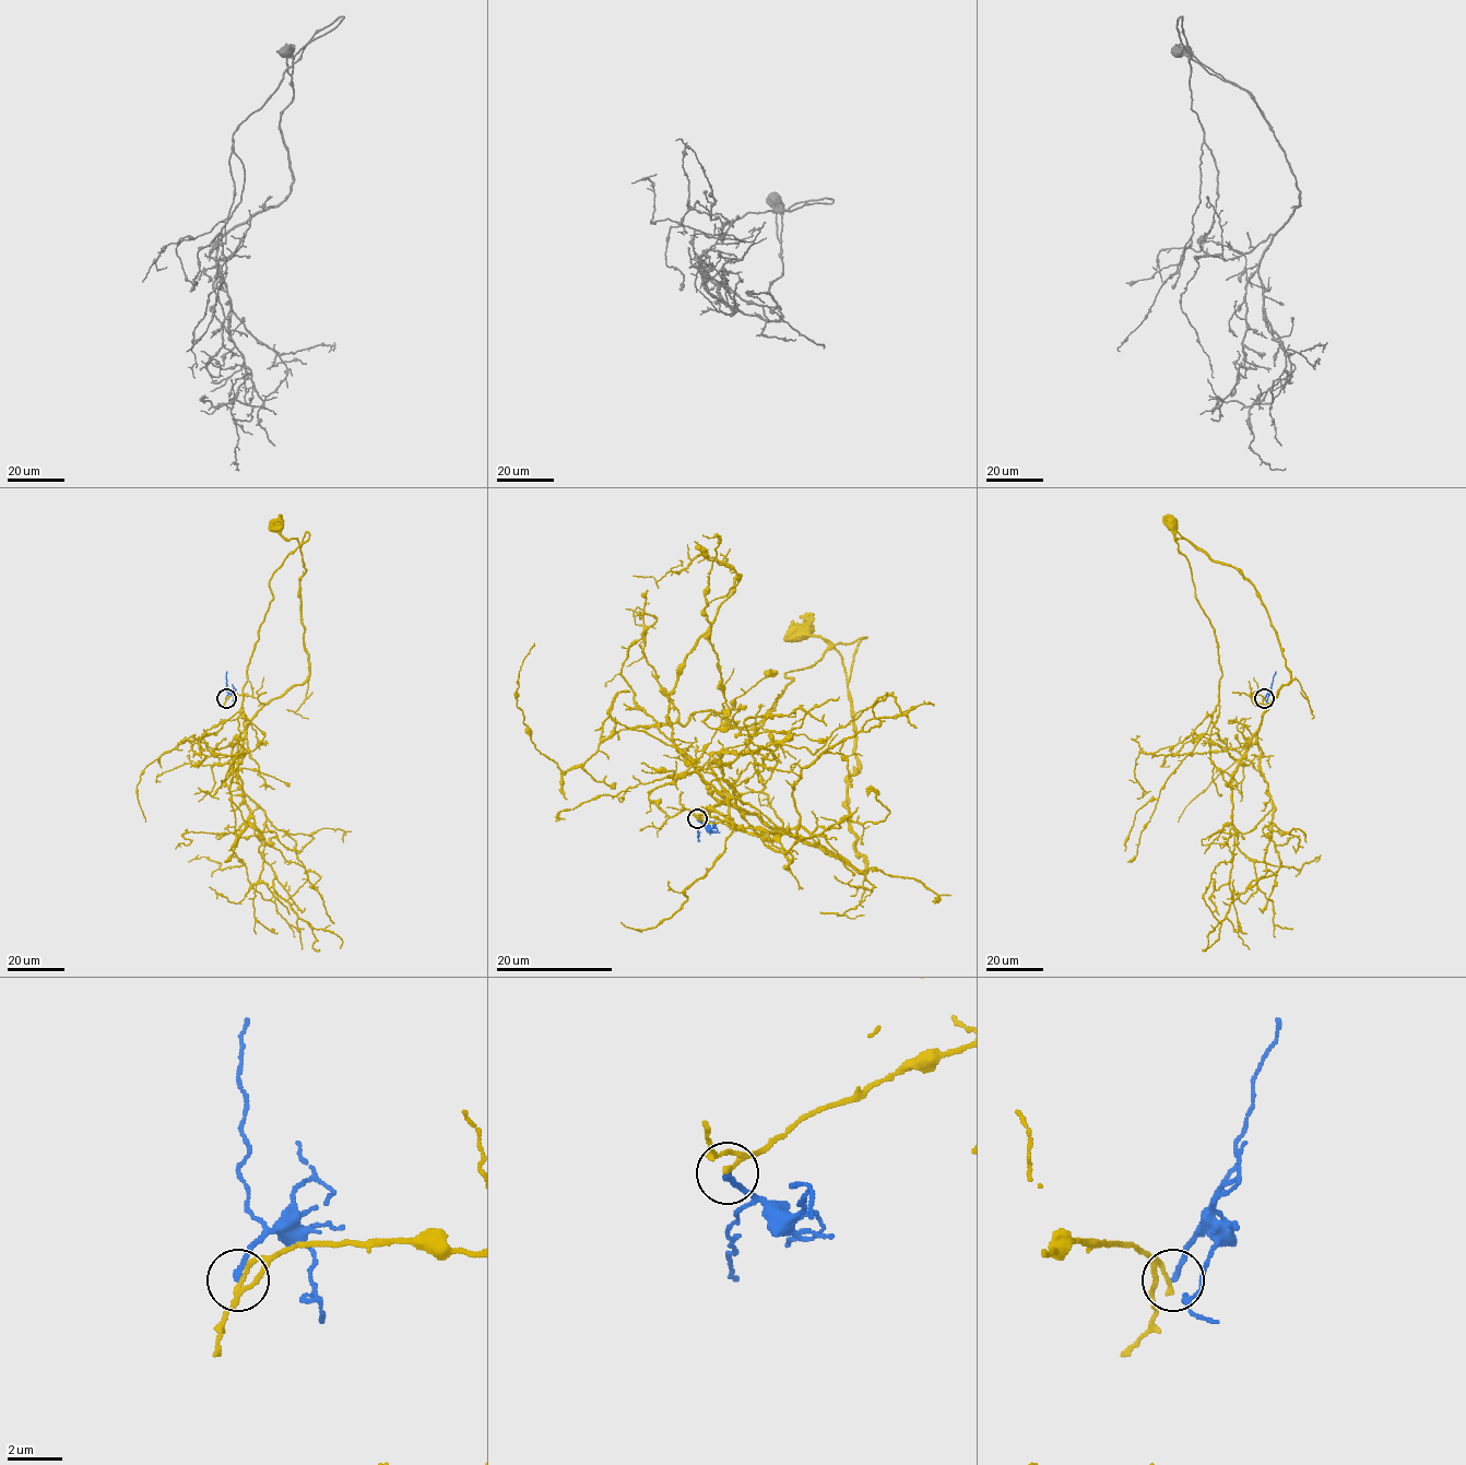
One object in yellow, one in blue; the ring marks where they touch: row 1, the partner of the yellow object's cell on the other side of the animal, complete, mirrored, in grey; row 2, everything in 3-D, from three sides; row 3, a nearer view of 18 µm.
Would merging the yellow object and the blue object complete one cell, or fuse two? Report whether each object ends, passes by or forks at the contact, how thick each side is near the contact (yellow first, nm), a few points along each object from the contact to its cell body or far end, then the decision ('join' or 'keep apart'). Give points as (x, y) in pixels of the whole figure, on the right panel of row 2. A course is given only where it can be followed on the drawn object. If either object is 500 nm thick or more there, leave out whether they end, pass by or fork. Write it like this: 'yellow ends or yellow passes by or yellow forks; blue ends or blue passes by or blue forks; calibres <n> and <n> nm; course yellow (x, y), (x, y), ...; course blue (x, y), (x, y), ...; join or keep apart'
yellow ends; blue ends; calibres 180 and 200 nm; course yellow (1264, 698), (1251, 696), (1268, 704), (1290, 672), (1258, 593), (1241, 571), (1174, 539), (1172, 526); course blue (1265, 698), (1275, 672); keep apart

